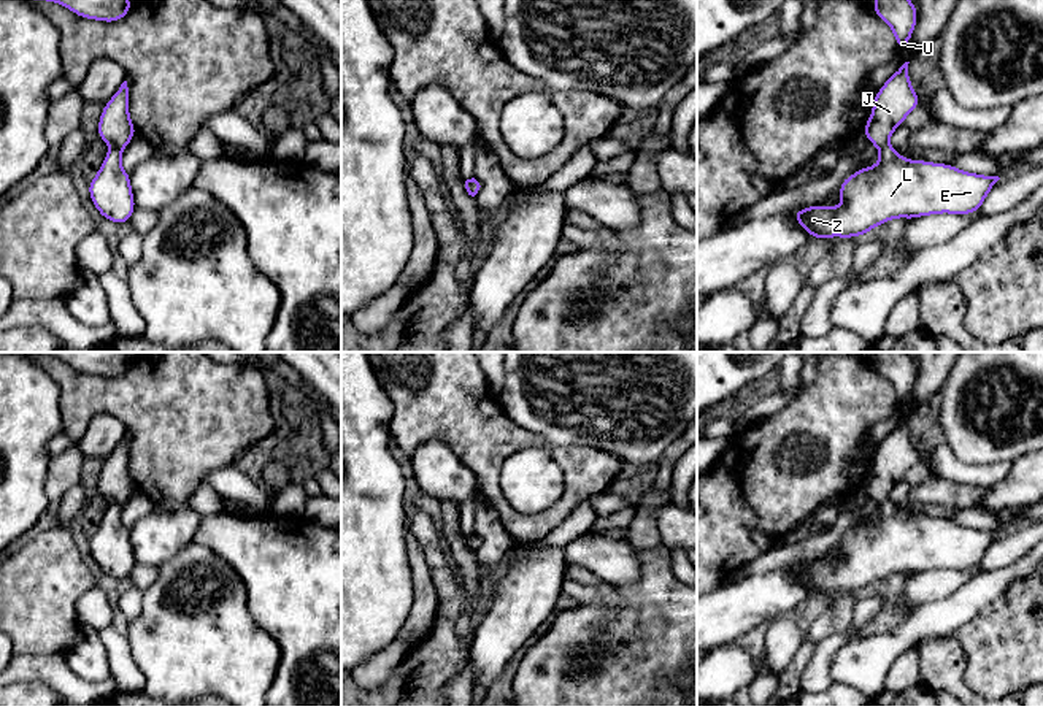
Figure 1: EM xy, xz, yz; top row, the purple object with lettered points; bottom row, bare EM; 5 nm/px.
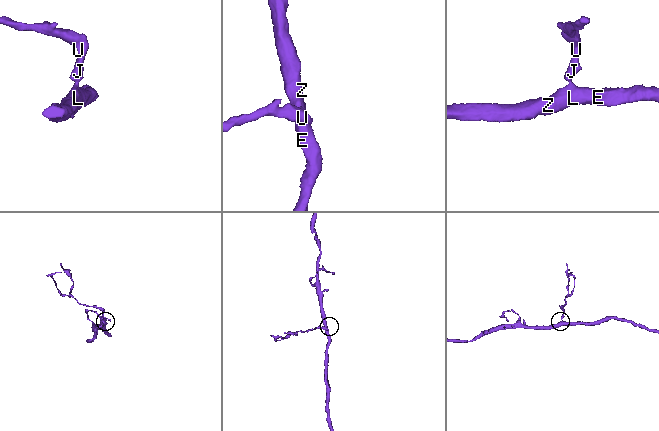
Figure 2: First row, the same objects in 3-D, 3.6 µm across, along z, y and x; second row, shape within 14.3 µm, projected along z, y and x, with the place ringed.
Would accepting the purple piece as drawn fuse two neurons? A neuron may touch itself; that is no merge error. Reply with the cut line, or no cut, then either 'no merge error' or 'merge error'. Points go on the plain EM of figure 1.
no cut; no merge error

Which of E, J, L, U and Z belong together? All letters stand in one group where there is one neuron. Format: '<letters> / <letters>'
E J L U Z

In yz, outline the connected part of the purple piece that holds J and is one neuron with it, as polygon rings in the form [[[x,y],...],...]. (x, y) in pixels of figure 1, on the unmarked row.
[[[905,417],[875,451],[872,471],[864,484],[868,497],[879,505],[878,520],[860,524],[841,538],[838,544],[843,554],[841,562],[816,560],[792,568],[792,573],[813,590],[813,595],[860,592],[894,573],[914,574],[940,568],[972,570],[981,563],[986,551],[1000,535],[999,531],[960,527],[954,520],[908,516],[887,500],[891,489],[903,479],[908,468],[921,462],[919,452],[910,439],[908,419]]]

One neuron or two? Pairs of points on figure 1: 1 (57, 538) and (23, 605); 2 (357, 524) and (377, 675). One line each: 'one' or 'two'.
1: one
2: two

